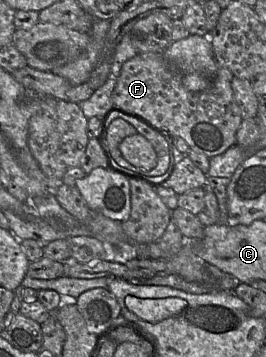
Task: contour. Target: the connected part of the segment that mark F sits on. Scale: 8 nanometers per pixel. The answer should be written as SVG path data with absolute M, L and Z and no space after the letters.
M140 53L124 63L117 78L112 101L118 110L127 114L142 116L166 134L183 138L192 150L211 158L236 145L236 134L243 121L232 89L233 78L234 74L231 70L225 66L219 66L207 89L201 92L192 92L186 89L181 73L165 60L162 53Z

